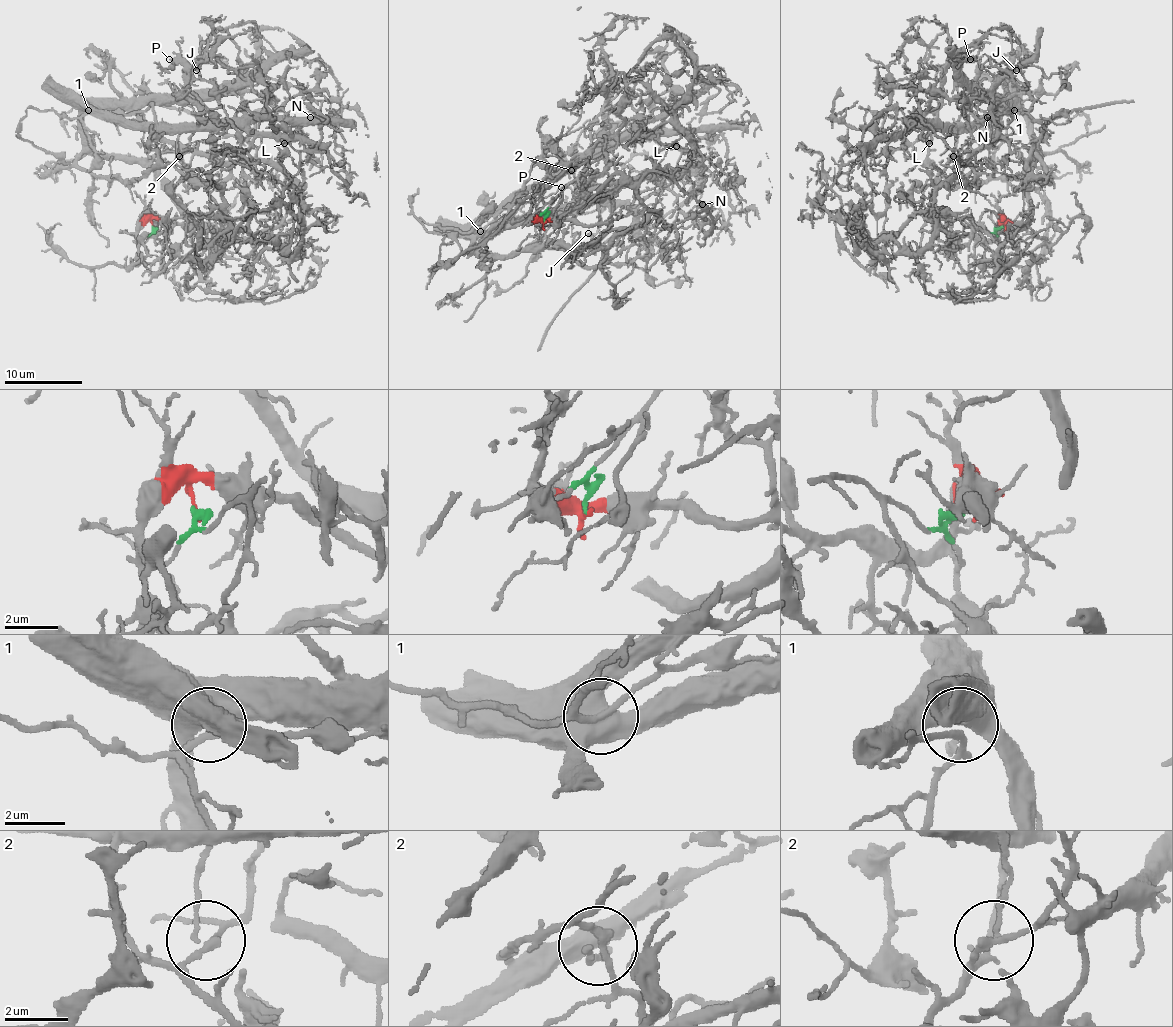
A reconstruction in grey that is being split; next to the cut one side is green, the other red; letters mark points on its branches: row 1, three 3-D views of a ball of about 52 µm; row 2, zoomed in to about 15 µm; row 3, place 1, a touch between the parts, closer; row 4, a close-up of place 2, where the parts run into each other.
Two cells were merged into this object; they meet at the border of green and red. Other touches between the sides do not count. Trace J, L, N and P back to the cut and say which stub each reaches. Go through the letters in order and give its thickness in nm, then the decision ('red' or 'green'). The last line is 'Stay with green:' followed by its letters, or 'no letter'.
J: 120 nm thick; red
L: 110 nm thick; red
N: 100 nm thick; red
P: 90 nm thick; green
Stay with green: P

